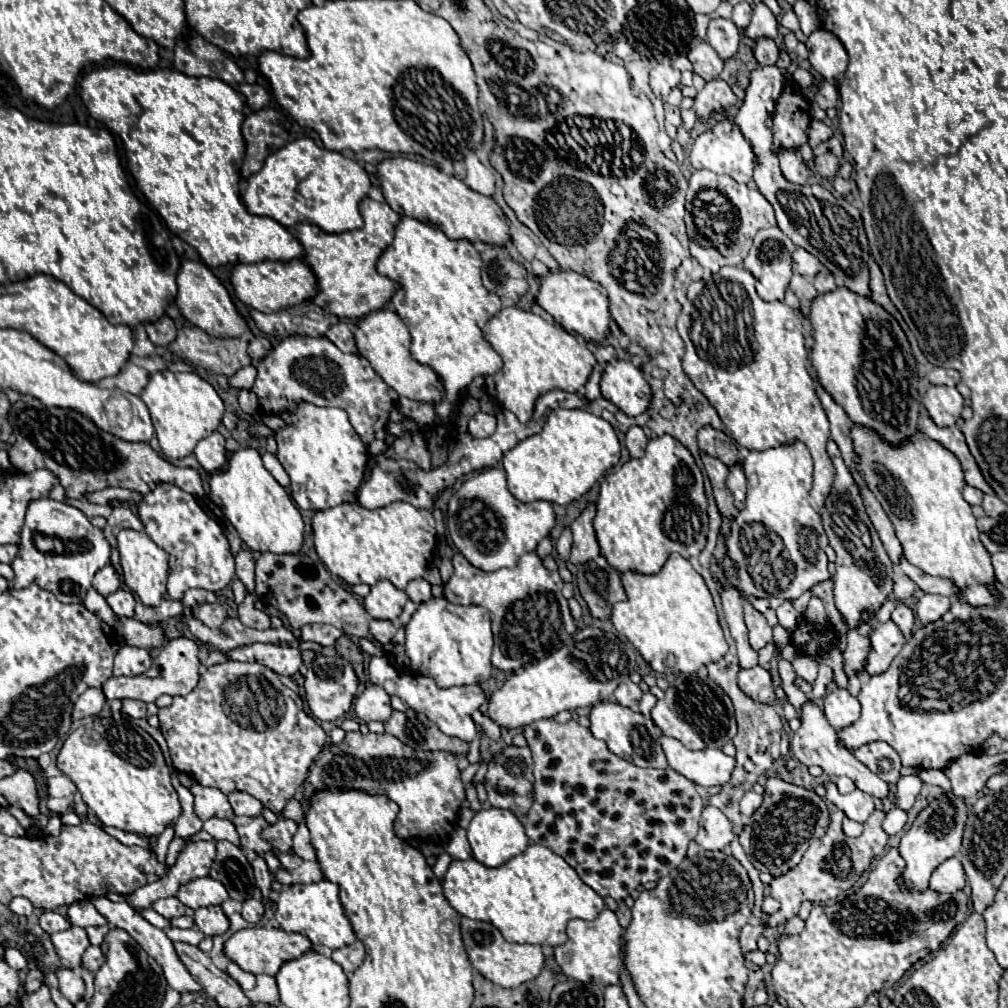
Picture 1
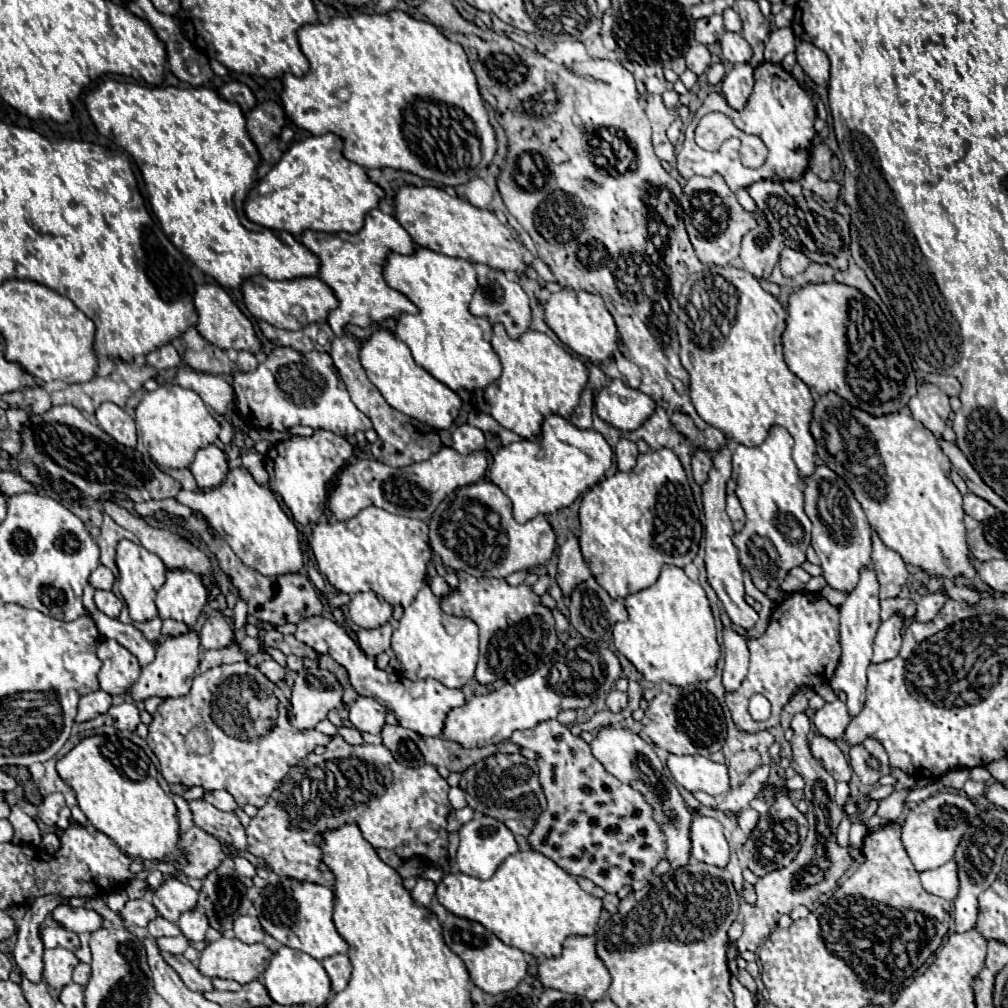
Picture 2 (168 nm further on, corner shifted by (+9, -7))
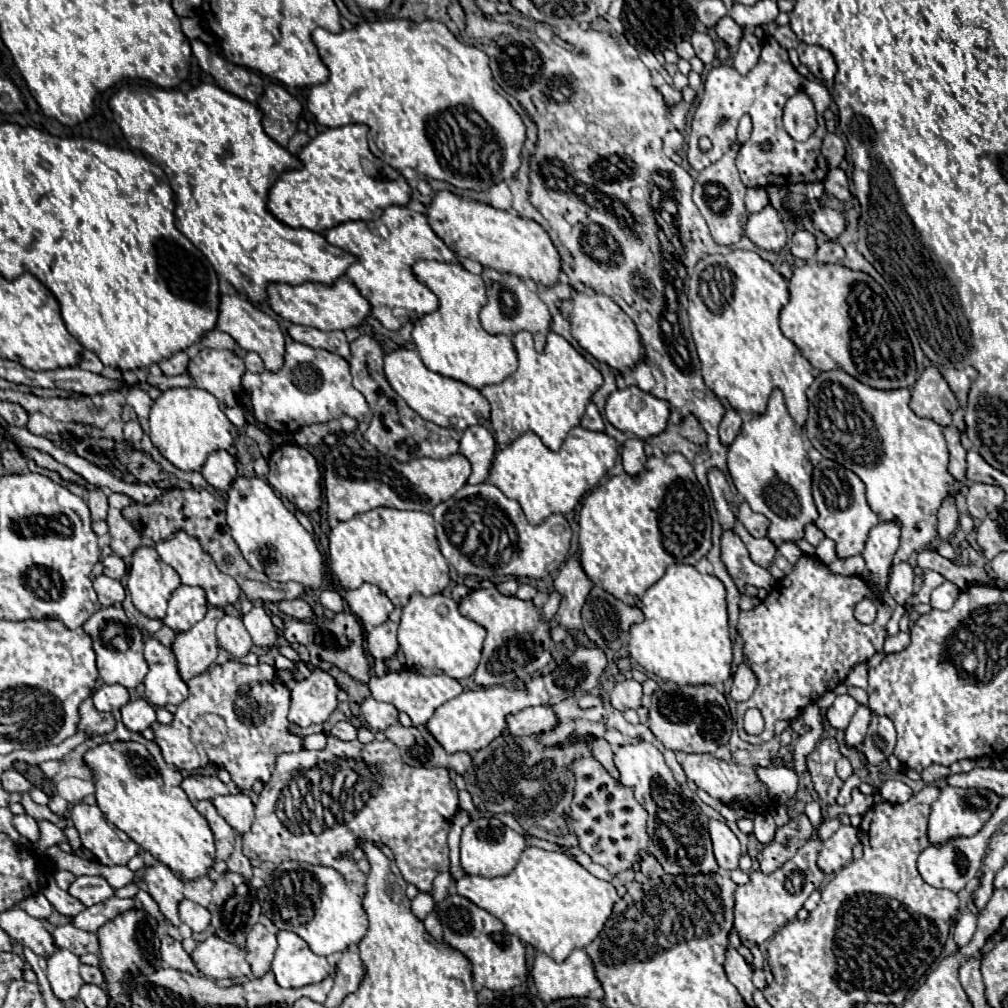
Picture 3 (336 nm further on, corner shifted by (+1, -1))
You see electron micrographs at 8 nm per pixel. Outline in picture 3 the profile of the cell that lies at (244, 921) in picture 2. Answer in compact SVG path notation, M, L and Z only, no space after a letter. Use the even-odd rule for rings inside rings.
M257 923L249 935L247 935L247 945L245 945L245 959L251 965L251 975L253 977L263 977L273 961L277 949L277 939L273 933L269 933L261 923Z

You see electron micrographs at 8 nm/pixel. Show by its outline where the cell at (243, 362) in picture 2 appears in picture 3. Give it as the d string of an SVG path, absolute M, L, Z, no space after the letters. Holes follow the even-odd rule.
M253 351L245 355L245 367L247 367L247 371L251 371L251 373L263 373L263 371L265 371L261 357L259 357L257 353L253 353Z

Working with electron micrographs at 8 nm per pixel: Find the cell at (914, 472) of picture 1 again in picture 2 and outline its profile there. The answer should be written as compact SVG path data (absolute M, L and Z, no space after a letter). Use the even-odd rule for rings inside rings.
M827 393L821 395L813 409L811 433L817 443L817 455L833 469L855 493L855 499L861 503L867 521L877 531L881 541L897 551L907 565L919 567L931 577L943 579L973 579L977 575L965 541L963 525L963 503L961 493L951 481L951 461L937 445L937 439L927 431L917 419L907 413L895 413L885 417L871 417L869 413L851 407L839 395Z

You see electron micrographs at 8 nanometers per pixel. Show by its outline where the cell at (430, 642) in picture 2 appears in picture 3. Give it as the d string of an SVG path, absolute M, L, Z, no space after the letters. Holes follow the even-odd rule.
M415 593L401 611L399 623L399 645L405 655L405 663L415 673L425 675L447 675L453 679L471 677L481 659L481 647L485 629L475 621L463 617L457 603L445 595L423 597ZM439 605L447 605L447 613L439 613Z

